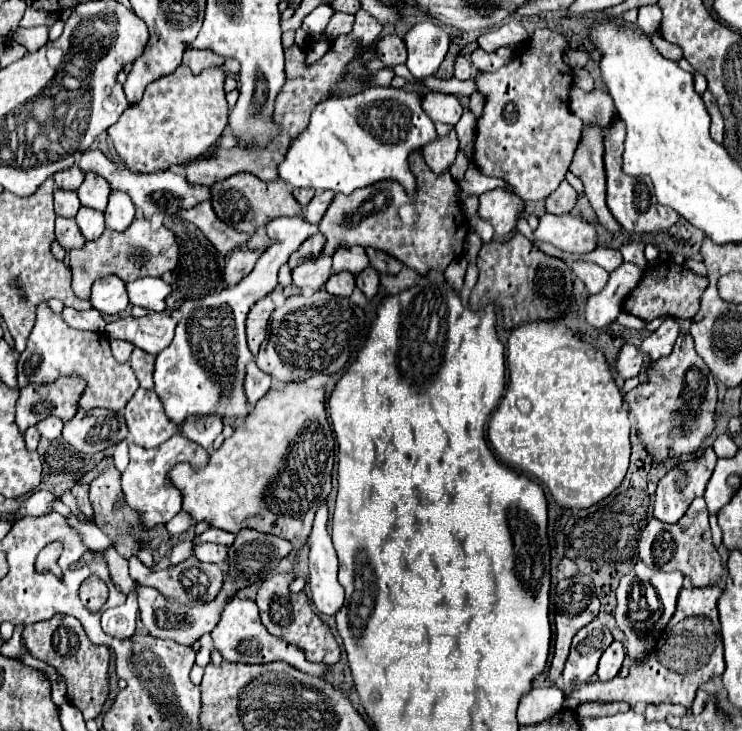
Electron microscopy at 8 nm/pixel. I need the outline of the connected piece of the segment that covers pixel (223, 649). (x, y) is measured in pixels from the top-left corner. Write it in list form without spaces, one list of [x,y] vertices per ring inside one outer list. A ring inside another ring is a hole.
[[[234,597],[226,605],[226,609],[222,611],[222,617],[218,621],[218,627],[214,627],[214,631],[212,631],[212,639],[214,639],[214,647],[220,651],[220,655],[226,661],[242,661],[242,663],[286,661],[288,665],[294,665],[296,669],[300,669],[300,671],[304,671],[308,675],[316,675],[316,677],[320,677],[328,669],[322,663],[308,663],[304,659],[304,653],[298,647],[292,647],[286,641],[266,633],[266,627],[260,623],[260,617],[258,617],[258,607],[250,599]]]

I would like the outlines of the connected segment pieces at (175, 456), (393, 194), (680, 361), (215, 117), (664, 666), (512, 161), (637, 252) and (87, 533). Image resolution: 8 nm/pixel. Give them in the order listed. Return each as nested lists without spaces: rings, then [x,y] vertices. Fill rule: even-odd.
[[[176,431],[166,443],[162,443],[156,449],[144,449],[138,445],[130,445],[130,463],[126,471],[122,473],[122,491],[126,497],[126,503],[144,513],[144,523],[152,529],[158,523],[168,523],[180,509],[182,509],[182,493],[170,485],[168,473],[176,463],[190,463],[192,469],[204,469],[208,461],[208,451],[202,449],[198,443],[186,439],[180,431]]]
[[[416,151],[410,155],[410,169],[416,175],[418,181],[418,191],[414,197],[406,195],[404,189],[394,183],[394,181],[380,181],[376,185],[358,189],[350,195],[336,195],[334,201],[330,203],[324,219],[320,221],[320,227],[326,227],[326,255],[334,255],[338,247],[352,247],[352,245],[362,245],[362,247],[374,247],[384,253],[390,253],[398,261],[402,261],[406,267],[418,271],[420,275],[426,275],[430,269],[434,271],[444,271],[454,259],[458,259],[464,253],[464,243],[468,235],[468,221],[462,213],[460,201],[456,199],[456,183],[450,177],[450,173],[444,175],[434,175],[428,165],[422,159],[422,153]],[[406,207],[412,207],[412,219],[404,217]]]
[[[682,333],[674,345],[674,351],[668,357],[654,361],[654,365],[648,365],[646,375],[647,383],[640,383],[624,395],[630,417],[636,423],[636,437],[658,463],[662,459],[696,453],[714,431],[718,389],[706,363],[694,351],[692,337]]]
[[[180,65],[174,73],[150,83],[142,101],[128,105],[120,119],[108,129],[108,135],[130,171],[154,173],[170,169],[172,165],[184,165],[218,143],[228,123],[228,103],[224,95],[224,71],[220,67],[192,75],[186,65]]]
[[[694,587],[682,589],[678,595],[678,607],[668,627],[664,629],[662,645],[658,647],[658,663],[632,663],[628,677],[614,677],[606,681],[590,681],[578,685],[570,697],[564,699],[564,709],[576,711],[580,703],[586,701],[626,701],[632,709],[648,705],[648,703],[680,703],[690,707],[696,691],[712,677],[720,677],[724,673],[724,657],[722,657],[722,639],[720,639],[720,621],[718,621],[718,597],[722,589],[712,587]]]
[[[536,29],[522,49],[494,73],[476,71],[478,91],[484,95],[484,111],[478,119],[474,163],[492,177],[510,181],[524,201],[546,199],[566,177],[576,153],[582,121],[570,111],[574,71],[564,61],[570,43],[562,33]]]
[[[626,243],[620,247],[624,261],[632,261],[640,267],[646,267],[646,259],[644,259],[644,243]]]
[[[70,513],[70,516],[66,517],[66,523],[76,529],[82,535],[83,542],[95,551],[104,551],[113,546],[112,539],[102,532],[94,522],[82,523],[74,517],[74,513]]]

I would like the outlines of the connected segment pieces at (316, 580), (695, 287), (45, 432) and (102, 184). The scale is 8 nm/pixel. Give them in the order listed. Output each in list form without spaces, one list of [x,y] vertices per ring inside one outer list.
[[[322,503],[316,513],[316,523],[312,525],[308,537],[310,557],[308,557],[308,583],[310,601],[324,615],[336,615],[344,603],[344,589],[338,583],[338,557],[328,533],[328,505]]]
[[[670,259],[660,261],[660,263],[656,263],[656,267],[652,267],[650,271],[644,273],[640,285],[626,297],[624,311],[638,315],[646,321],[652,321],[660,315],[670,315],[670,317],[678,317],[678,319],[692,319],[694,313],[698,313],[700,297],[706,287],[708,287],[706,277],[694,275],[684,265],[676,265]]]
[[[46,417],[46,419],[44,419],[44,421],[40,421],[36,427],[38,427],[38,431],[40,431],[40,435],[42,435],[44,439],[54,441],[54,439],[58,439],[58,437],[60,437],[64,423],[62,423],[62,421],[58,421],[58,417]]]
[[[86,173],[86,179],[84,183],[78,187],[78,197],[80,197],[80,203],[84,207],[90,207],[90,209],[96,209],[96,211],[104,211],[106,205],[108,205],[108,195],[110,195],[110,185],[104,177],[96,175],[96,173]]]

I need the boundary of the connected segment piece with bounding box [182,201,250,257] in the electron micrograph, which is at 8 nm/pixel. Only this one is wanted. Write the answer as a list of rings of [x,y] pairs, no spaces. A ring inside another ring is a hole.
[[[204,201],[188,211],[182,211],[182,217],[190,223],[194,223],[204,235],[206,239],[216,247],[218,255],[226,257],[232,249],[236,247],[246,247],[250,235],[248,233],[240,233],[234,231],[230,225],[226,225],[224,221],[218,219],[218,215],[214,213],[210,201]]]

